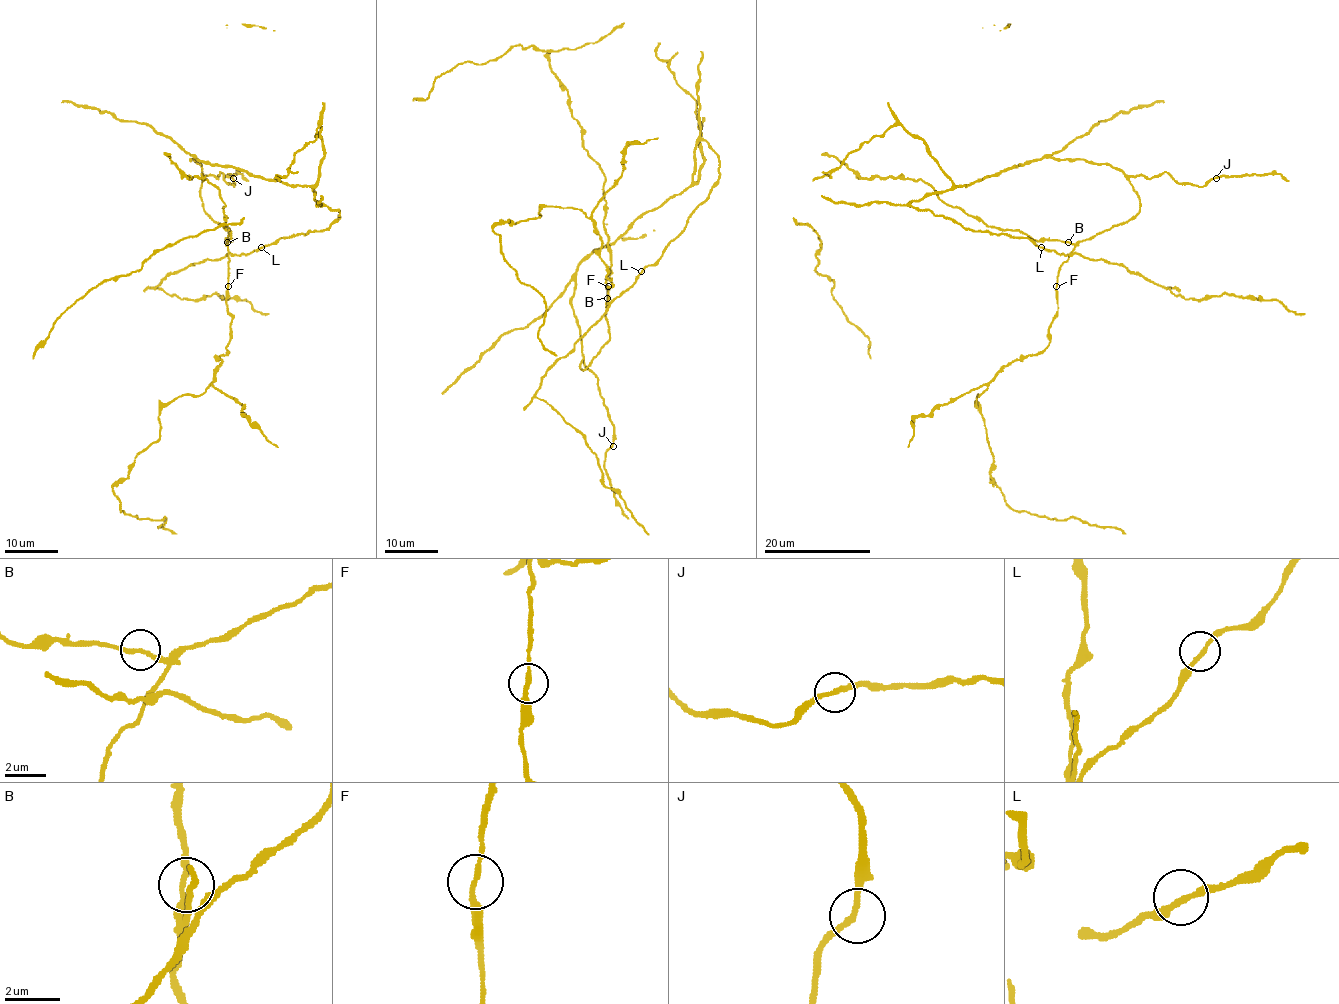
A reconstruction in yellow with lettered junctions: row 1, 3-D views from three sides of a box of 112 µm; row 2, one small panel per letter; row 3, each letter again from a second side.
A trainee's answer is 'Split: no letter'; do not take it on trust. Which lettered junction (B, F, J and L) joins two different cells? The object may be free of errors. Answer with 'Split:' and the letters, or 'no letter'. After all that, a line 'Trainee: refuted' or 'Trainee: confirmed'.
Split: no letter
Trainee: confirmed

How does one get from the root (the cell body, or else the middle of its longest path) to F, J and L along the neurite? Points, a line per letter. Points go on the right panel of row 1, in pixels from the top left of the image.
F: (963, 227), (1028, 238), (1040, 247), (1070, 255), (1060, 267), (1056, 287)
J: (963, 227), (1028, 238), (1069, 255), (1080, 242), (1140, 211), (1130, 176), (1168, 172), (1196, 186), (1216, 178)
L: (963, 227), (1028, 238), (1041, 247)

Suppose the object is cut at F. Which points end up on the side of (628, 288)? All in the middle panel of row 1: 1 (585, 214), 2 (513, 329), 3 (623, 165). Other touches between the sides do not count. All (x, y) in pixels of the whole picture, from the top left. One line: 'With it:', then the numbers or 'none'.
With it: 2

